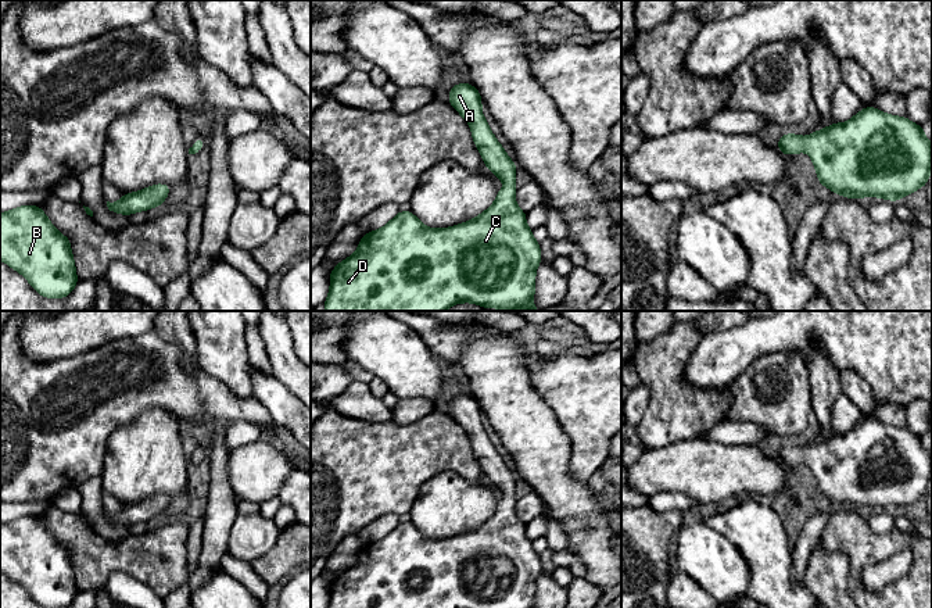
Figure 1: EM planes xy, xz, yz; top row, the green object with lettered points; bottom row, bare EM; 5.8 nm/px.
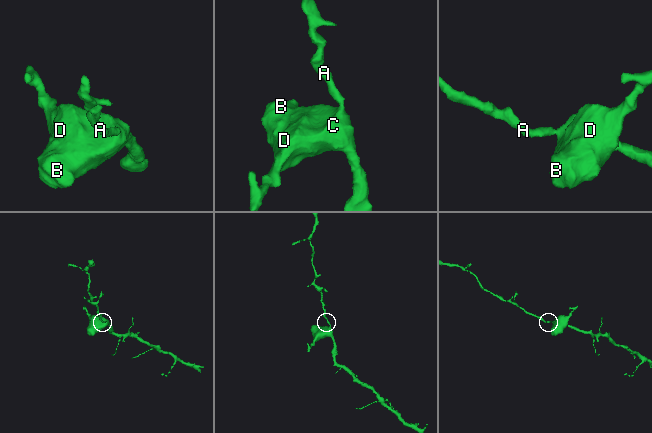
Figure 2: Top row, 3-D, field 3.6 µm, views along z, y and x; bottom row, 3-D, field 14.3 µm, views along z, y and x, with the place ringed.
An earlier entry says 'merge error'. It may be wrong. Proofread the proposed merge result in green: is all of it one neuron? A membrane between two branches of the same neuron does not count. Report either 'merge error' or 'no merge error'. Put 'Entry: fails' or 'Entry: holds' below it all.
no merge error
Entry: fails

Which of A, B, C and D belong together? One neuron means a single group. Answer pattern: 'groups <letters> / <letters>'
groups A B C D

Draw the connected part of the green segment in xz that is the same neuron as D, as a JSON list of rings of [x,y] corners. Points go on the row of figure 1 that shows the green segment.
[[[462,82],[448,92],[449,104],[469,122],[485,167],[506,186],[497,193],[491,207],[469,222],[431,229],[411,211],[399,211],[386,226],[365,233],[355,254],[330,272],[325,311],[445,311],[458,303],[508,311],[540,310],[531,298],[541,248],[527,226],[526,212],[515,200],[517,165],[490,130],[477,89]]]

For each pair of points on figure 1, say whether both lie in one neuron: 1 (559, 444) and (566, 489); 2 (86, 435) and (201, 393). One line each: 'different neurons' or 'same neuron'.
1: same neuron
2: same neuron

